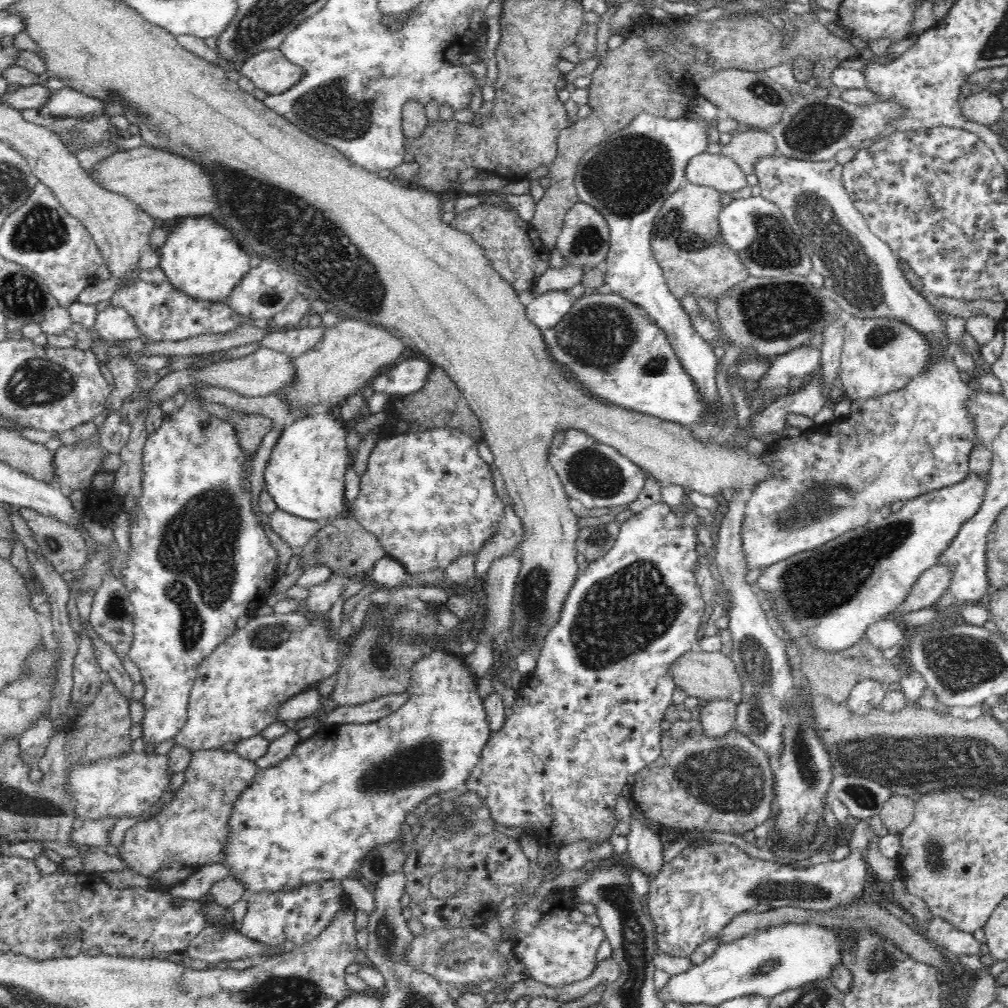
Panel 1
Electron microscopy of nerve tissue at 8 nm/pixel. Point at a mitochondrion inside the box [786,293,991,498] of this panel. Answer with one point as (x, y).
(878, 338)

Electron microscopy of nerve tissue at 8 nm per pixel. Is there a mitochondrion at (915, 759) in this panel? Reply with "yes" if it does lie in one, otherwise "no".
yes

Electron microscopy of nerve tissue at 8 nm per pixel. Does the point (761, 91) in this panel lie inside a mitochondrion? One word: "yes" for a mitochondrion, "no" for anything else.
yes

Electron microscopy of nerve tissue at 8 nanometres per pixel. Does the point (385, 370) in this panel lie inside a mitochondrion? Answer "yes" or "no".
no

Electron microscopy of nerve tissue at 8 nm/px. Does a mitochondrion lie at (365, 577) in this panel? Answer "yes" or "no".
no

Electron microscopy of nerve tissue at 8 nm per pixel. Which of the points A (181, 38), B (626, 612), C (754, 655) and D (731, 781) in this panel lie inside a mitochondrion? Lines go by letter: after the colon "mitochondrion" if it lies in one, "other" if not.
A: other
B: mitochondrion
C: mitochondrion
D: mitochondrion

